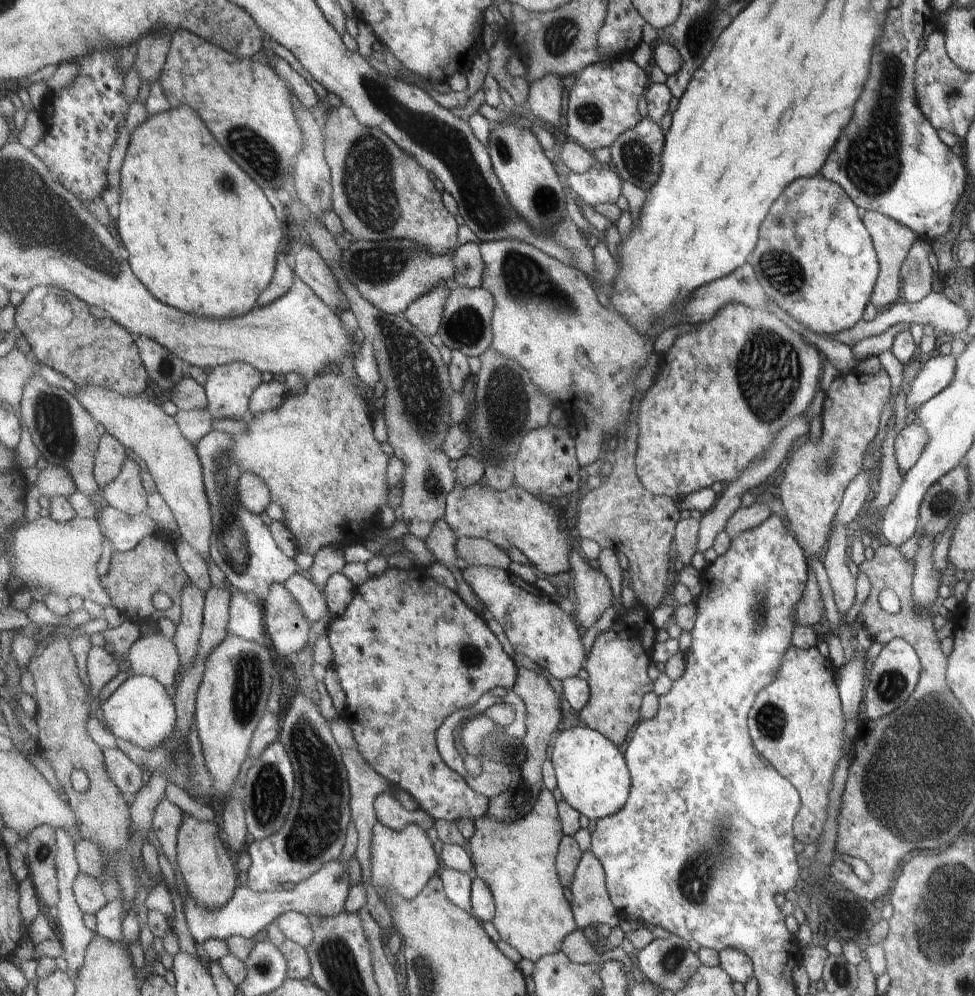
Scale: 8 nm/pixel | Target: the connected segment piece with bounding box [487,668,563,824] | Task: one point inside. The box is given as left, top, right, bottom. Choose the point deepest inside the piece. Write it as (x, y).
(526, 760)

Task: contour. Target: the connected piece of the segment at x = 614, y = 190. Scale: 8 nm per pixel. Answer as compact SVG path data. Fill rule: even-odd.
M598 165L588 173L570 172L566 180L574 196L592 207L603 202L615 203L621 198L623 180L612 166Z

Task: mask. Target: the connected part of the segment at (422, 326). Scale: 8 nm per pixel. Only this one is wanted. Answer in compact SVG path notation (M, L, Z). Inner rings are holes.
M451 286L434 287L427 295L413 302L402 315L428 337L438 334L451 290Z

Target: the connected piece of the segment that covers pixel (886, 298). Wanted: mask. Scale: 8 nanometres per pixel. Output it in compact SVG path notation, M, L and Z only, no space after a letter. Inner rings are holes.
M867 210L860 212L859 217L872 240L878 262L878 275L871 291L869 303L880 311L891 306L893 303L897 303L897 298L899 299L899 267L906 257L909 247L917 240L917 236L905 225L875 211Z

